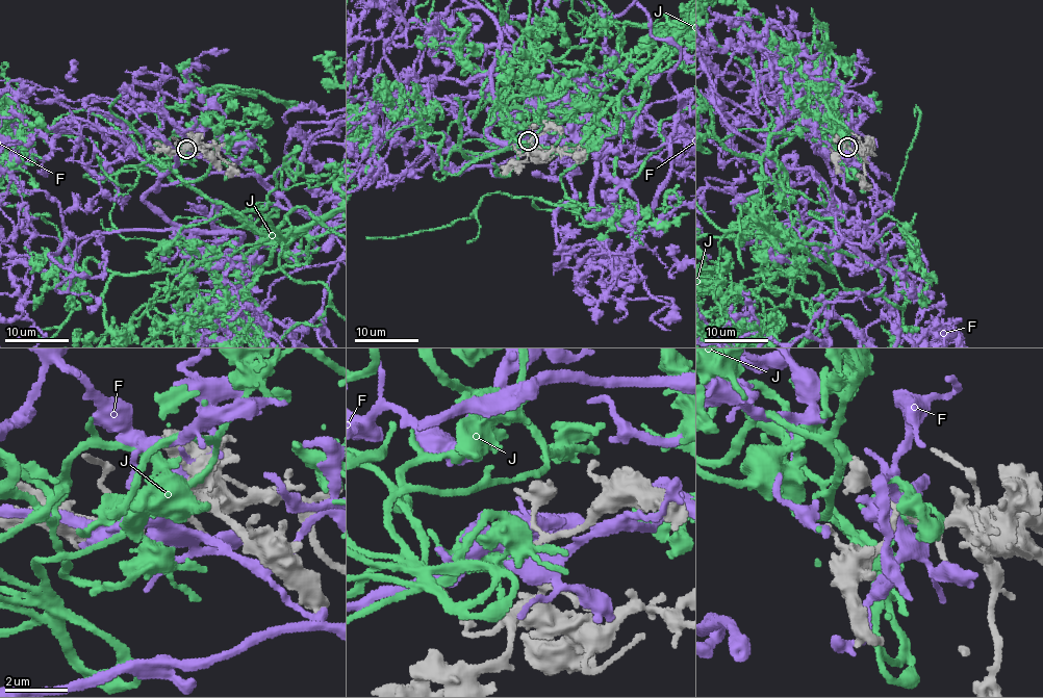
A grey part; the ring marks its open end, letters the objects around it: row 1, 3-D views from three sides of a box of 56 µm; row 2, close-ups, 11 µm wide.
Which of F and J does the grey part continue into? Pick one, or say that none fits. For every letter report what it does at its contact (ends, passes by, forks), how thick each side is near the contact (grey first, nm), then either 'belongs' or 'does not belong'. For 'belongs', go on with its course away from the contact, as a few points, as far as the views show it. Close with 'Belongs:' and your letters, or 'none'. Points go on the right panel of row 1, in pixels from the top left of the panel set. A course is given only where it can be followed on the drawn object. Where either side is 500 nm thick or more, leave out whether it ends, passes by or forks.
F: it forks; calibres 240 and 460 nm; does not belong
J: it forks; calibres 200 and 320 nm; belongs
Belongs: J

